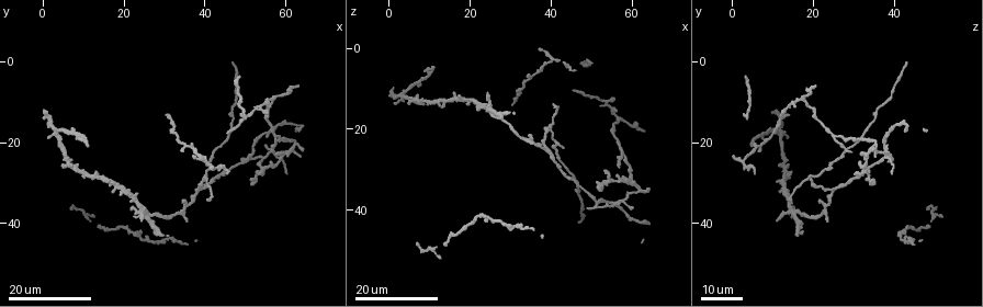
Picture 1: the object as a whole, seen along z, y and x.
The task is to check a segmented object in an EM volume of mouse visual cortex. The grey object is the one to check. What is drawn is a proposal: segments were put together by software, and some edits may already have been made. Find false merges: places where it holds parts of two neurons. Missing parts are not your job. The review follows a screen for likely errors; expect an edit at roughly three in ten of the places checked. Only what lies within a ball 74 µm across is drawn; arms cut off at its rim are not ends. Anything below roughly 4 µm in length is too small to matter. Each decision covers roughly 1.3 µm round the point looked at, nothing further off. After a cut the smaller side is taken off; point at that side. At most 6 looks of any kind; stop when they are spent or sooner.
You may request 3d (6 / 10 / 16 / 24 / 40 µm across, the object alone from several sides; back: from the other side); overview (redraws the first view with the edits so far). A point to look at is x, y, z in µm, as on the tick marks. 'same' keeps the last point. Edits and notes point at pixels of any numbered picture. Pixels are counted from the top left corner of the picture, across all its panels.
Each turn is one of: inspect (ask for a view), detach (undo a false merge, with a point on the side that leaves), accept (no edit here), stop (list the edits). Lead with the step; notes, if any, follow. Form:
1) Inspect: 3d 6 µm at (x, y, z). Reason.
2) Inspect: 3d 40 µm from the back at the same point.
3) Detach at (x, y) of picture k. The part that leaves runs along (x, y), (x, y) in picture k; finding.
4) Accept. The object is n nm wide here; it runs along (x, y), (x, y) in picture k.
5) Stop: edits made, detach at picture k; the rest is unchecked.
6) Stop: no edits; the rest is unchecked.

Inspect: 3d 24 µm at (40.5, 28.5, 18.5). Thin arm on a thick one.

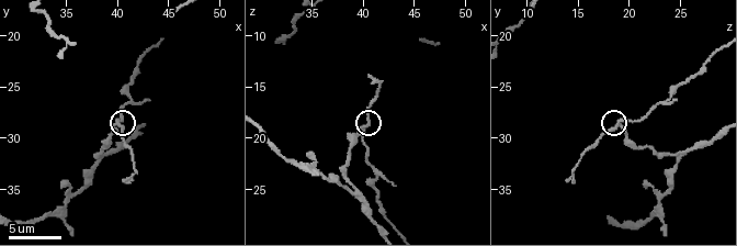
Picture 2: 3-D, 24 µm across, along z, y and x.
Inspect: 3d 10 µm at (40.4, 29.0, 18.8).

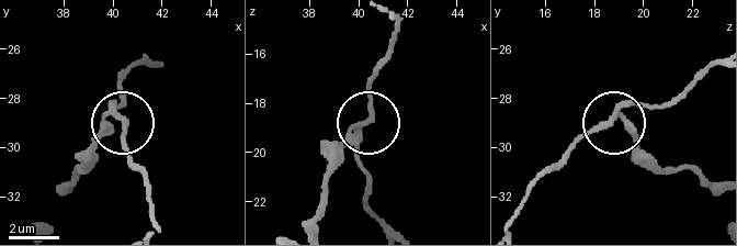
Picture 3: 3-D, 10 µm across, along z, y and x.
Detach at (122, 132) of picture 3. The part that leaves runs along (111, 109), (124, 103), (125, 80), (143, 60) in picture 3; two neurons meet here.

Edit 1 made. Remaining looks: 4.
Inspect: 3d 6 µm at (38.4, 32.0, 24.8). Three arms meet.

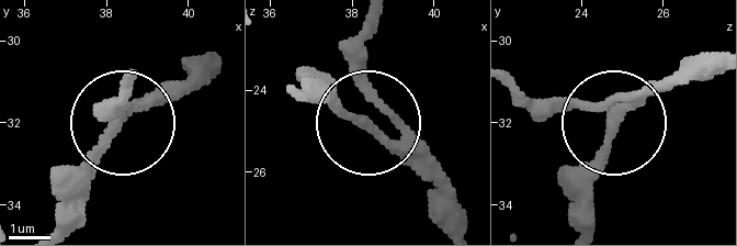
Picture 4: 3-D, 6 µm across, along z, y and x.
Accept. The object is 210 nm wide here; it runs along (216, 54), (126, 121), (122, 97) in picture 4; one neuron here.

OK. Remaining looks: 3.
Inspect: 3d 24 µm at (60.0, 15.0, 42.0). Three arms meet.

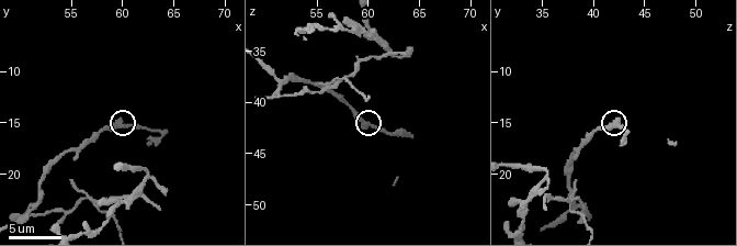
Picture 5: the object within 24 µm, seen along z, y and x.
Inspect: 3d 10 µm at (60.0, 15.4, 42.2).

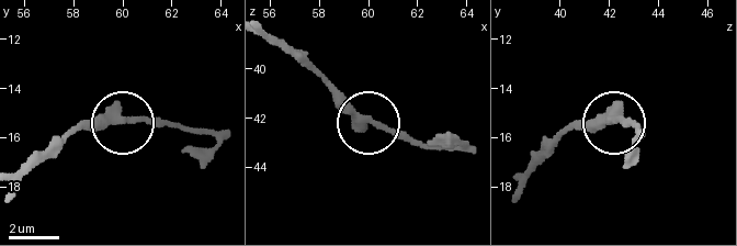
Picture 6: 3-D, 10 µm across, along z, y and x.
Accept. It runs along (20, 172), (76, 131), (145, 119), (188, 124) in picture 6; one neuron here.

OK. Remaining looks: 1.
Stop: edits made, detach at picture 3; the rest is unchecked.

